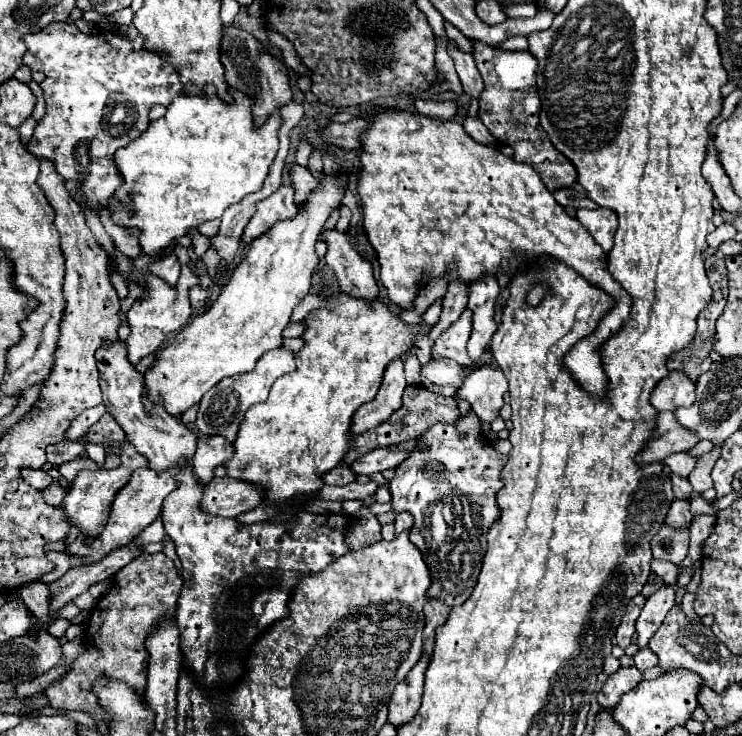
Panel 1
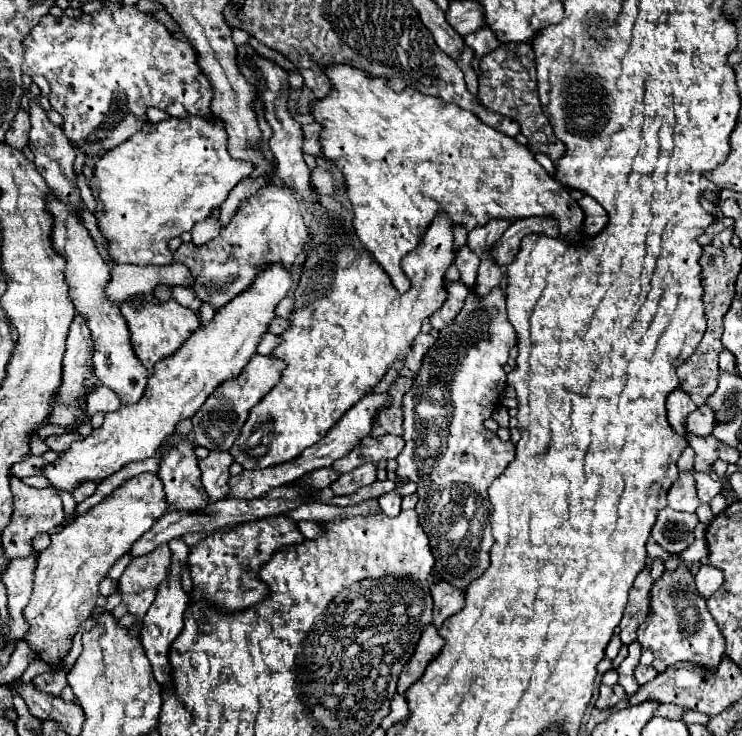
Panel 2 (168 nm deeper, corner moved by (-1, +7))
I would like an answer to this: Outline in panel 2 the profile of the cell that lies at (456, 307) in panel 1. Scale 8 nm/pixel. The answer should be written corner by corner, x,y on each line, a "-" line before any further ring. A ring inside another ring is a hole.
464,246
458,252
454,264
456,264
458,272
460,272
460,282
466,284
468,288
472,288
472,284
476,280
476,270
478,270
478,256
468,246

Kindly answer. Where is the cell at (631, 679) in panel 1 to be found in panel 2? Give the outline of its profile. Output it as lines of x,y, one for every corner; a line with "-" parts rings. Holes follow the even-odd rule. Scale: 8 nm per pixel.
602,684
600,686
600,698
596,700
596,708
610,708
610,706
614,706
620,698
624,698
626,694
624,694
624,688
620,686
620,684
616,684
616,686
606,686
606,684

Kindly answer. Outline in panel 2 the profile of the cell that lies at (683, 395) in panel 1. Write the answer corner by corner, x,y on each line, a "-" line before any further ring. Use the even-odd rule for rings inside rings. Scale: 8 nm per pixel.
676,388
676,390
670,394
670,398
666,398
668,422
670,422
670,426
672,426
678,434
682,434
682,436
686,434
686,430
684,430
684,418
686,418
694,408
698,408
698,406
692,402
690,394
682,392
682,388

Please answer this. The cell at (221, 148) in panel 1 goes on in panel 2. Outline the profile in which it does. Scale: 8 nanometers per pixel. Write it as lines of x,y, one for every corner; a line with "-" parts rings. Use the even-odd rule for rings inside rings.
214,114
210,116
170,116
164,122
148,122
130,140
124,140
116,148
108,150
94,166
92,194
96,196
100,208
96,208
96,218
102,234
108,240
110,256
116,264
170,264
172,252
168,250
168,240
190,232
196,222
206,220
214,208
220,208
228,198
228,192
244,178
250,178
256,170
254,164
244,160
234,160
226,146
228,134
222,120

